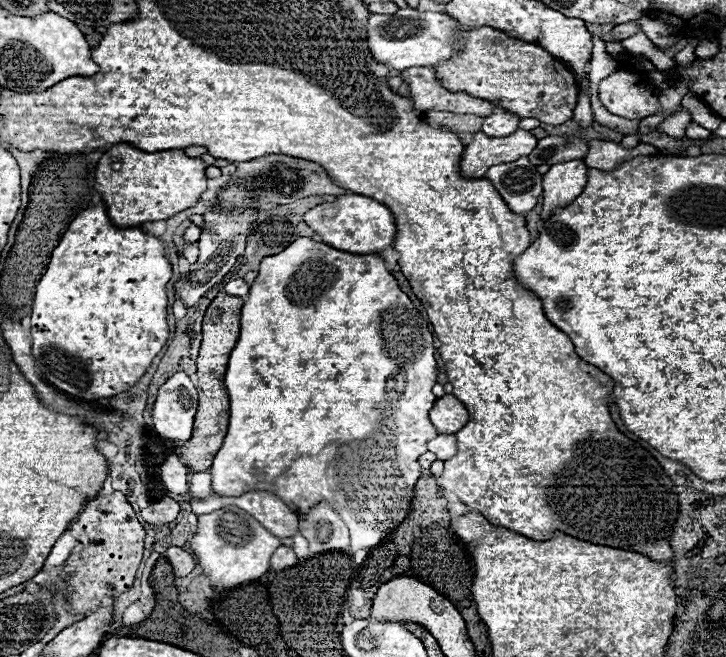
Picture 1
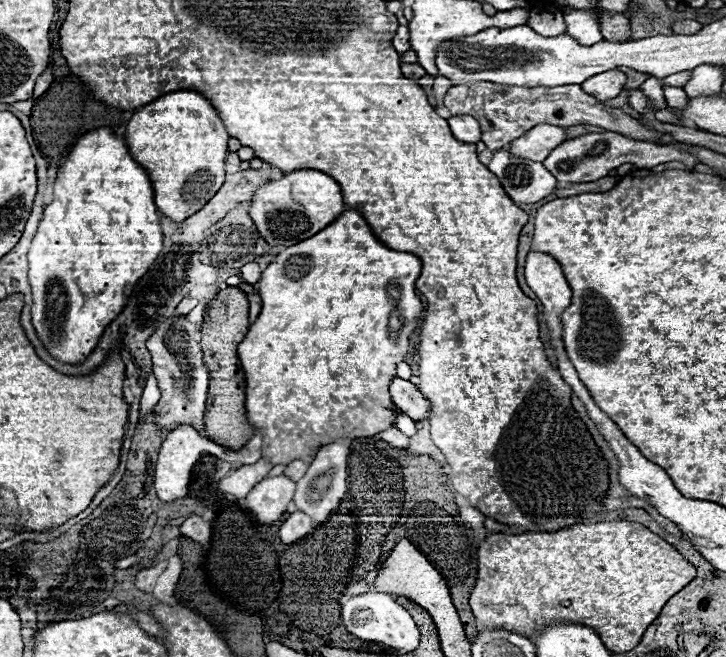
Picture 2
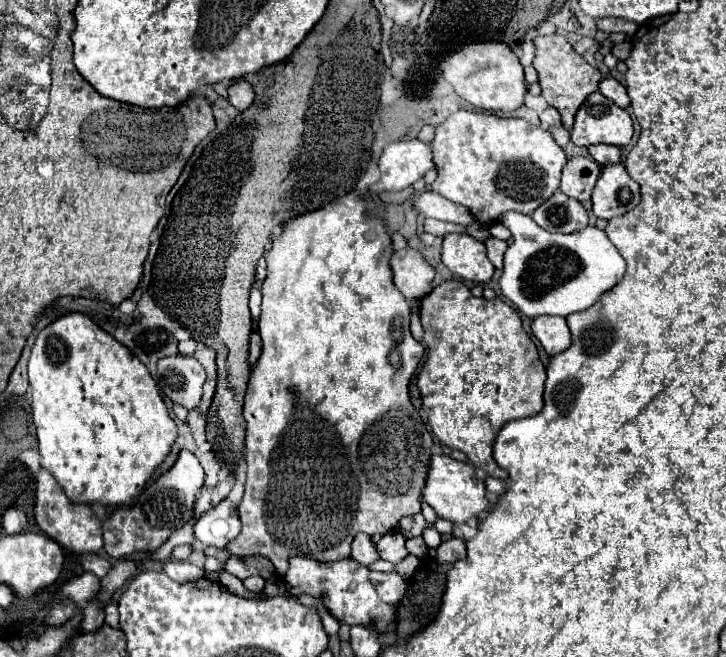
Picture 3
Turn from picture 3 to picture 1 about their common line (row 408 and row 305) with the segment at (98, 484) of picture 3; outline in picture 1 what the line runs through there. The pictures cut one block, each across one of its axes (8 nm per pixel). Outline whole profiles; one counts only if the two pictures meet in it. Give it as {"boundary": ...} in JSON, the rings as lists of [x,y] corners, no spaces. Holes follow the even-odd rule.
{"boundary":[[[102,204],[94,206],[94,208],[86,208],[82,210],[68,226],[68,230],[64,232],[60,244],[54,248],[52,256],[50,256],[50,264],[46,268],[46,272],[42,274],[42,278],[36,284],[36,294],[34,294],[34,304],[32,304],[32,354],[36,364],[40,366],[42,374],[46,376],[46,380],[50,384],[54,384],[58,390],[82,398],[82,400],[100,400],[100,398],[112,398],[120,392],[130,390],[140,378],[142,374],[148,372],[152,360],[158,356],[158,352],[164,348],[166,340],[168,340],[168,282],[172,278],[172,268],[170,262],[166,258],[166,246],[162,244],[162,240],[148,236],[146,232],[142,232],[140,228],[118,228],[110,222],[106,210]]]}

